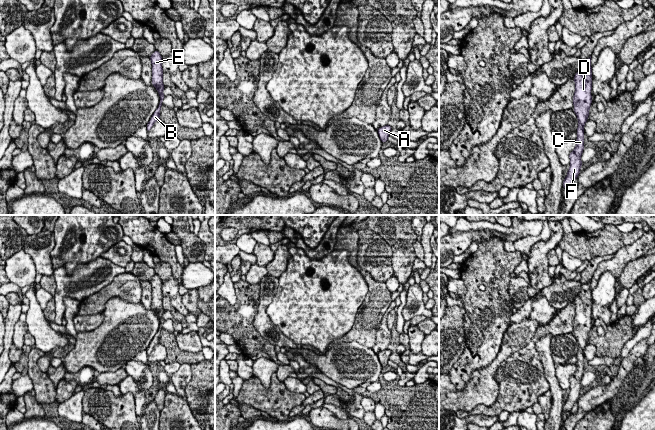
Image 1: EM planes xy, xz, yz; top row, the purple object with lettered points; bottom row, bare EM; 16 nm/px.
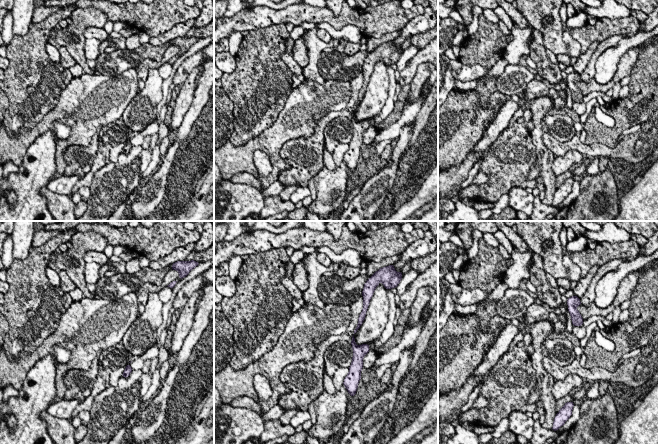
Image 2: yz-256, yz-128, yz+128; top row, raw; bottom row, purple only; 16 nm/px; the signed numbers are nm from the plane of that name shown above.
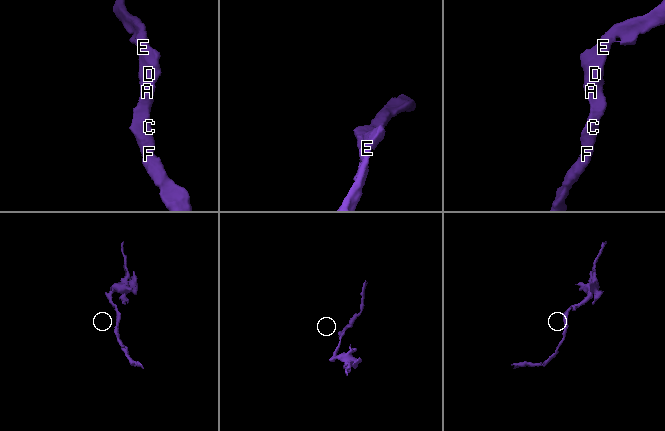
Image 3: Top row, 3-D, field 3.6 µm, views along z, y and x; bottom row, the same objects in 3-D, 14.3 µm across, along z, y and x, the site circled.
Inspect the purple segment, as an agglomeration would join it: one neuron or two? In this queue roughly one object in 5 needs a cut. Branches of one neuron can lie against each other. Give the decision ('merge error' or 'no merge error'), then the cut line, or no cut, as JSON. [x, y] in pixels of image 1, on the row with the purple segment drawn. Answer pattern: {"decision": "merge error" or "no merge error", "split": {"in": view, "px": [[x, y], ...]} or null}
{"decision": "no merge error", "split": null}

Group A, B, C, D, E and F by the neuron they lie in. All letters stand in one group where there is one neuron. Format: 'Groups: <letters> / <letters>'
Groups: A B C D E F

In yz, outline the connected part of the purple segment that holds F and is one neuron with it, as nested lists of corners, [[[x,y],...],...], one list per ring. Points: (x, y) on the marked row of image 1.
[[[591,56],[581,62],[579,71],[574,76],[575,93],[573,96],[574,112],[578,118],[576,147],[571,151],[570,168],[567,176],[563,180],[563,189],[569,189],[574,180],[578,177],[582,166],[581,155],[584,146],[584,125],[589,116],[589,110],[592,103],[592,67],[590,65]]]

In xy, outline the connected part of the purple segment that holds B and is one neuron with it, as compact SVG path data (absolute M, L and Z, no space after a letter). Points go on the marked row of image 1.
M155 50L154 53L151 55L150 57L151 63L152 63L152 85L157 89L159 96L160 96L160 102L159 102L159 106L156 109L156 111L154 112L154 114L152 115L150 121L148 122L147 126L147 130L149 131L152 126L154 125L154 123L160 119L160 110L161 110L161 106L163 105L163 99L164 99L164 94L163 94L163 90L165 88L165 86L163 85L163 69L162 69L162 56L160 55L160 53Z

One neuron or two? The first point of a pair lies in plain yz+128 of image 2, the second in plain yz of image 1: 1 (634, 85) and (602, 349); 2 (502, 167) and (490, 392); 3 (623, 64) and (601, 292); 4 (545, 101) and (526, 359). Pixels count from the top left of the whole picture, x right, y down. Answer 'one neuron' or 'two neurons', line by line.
1: one neuron
2: two neurons
3: two neurons
4: two neurons

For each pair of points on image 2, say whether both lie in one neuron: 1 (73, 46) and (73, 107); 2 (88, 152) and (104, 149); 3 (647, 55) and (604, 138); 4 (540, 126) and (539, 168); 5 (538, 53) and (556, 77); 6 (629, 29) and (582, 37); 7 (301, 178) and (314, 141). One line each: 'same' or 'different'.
1: different
2: different
3: same
4: same
5: same
6: same
7: same

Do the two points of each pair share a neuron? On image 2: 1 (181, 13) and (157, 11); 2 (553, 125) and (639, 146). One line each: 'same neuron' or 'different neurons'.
1: same neuron
2: different neurons

